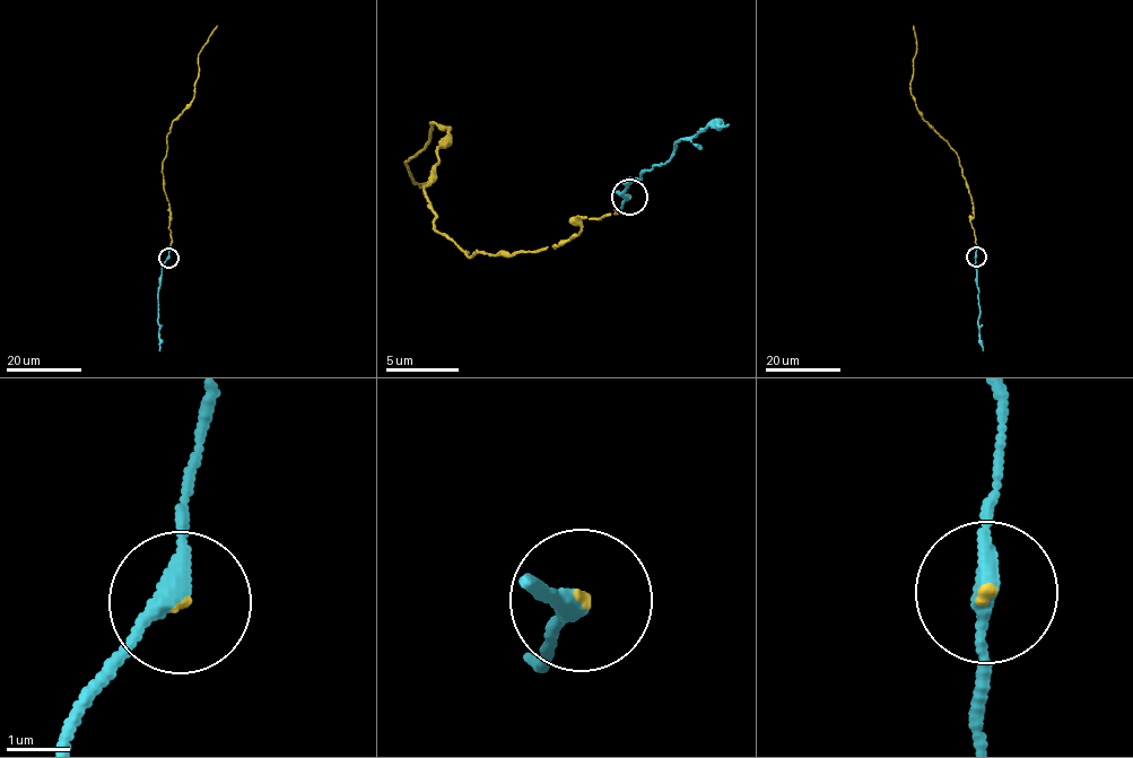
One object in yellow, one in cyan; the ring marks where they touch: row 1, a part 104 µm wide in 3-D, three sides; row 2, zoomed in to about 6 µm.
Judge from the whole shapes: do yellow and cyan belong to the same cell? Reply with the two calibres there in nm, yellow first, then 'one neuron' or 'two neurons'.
70/280 nm | one neuron

